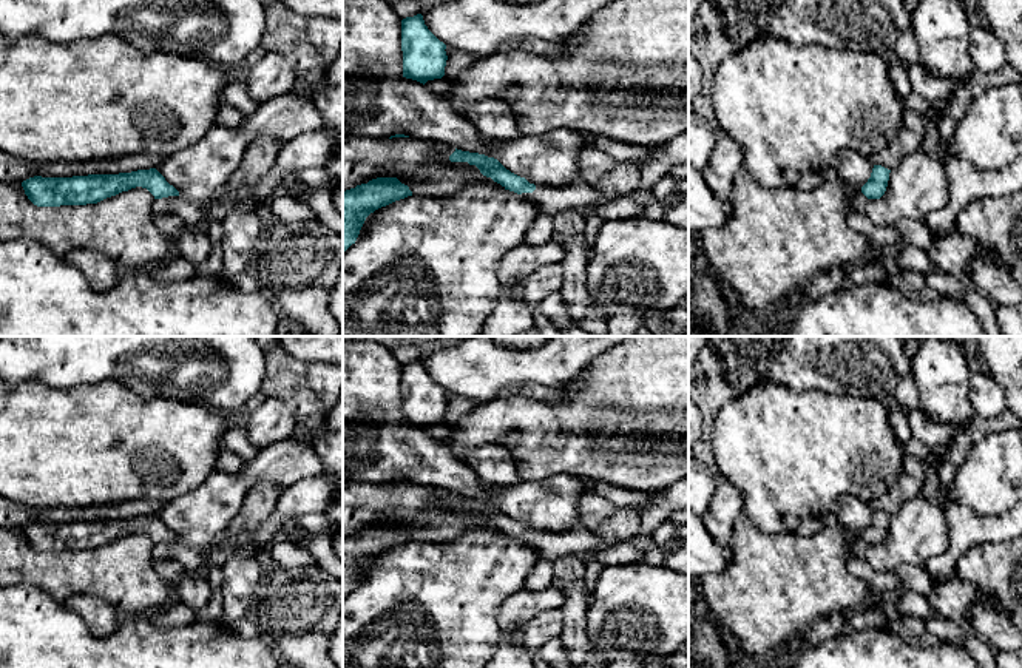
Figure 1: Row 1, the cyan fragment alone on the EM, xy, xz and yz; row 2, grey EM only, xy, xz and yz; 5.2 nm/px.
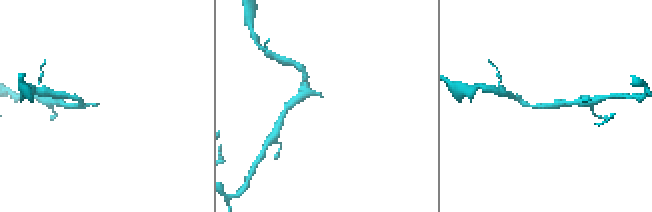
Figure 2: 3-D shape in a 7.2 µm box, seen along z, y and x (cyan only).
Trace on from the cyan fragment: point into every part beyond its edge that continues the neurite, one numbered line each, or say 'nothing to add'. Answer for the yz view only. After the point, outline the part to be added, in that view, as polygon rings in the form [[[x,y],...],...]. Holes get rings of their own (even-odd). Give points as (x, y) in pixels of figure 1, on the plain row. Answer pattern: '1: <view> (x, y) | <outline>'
nothing to add

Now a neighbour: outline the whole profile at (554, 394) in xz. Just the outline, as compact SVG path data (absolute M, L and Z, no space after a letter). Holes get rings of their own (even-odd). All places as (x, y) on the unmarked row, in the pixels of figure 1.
M573 380L563 386L553 386L553 387L547 387L542 384L506 387L500 390L494 398L528 396L534 400L548 401L548 403L557 403L560 400L570 398L576 390L577 386Z

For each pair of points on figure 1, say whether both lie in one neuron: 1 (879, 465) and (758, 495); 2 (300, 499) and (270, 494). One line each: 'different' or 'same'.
1: same
2: different

